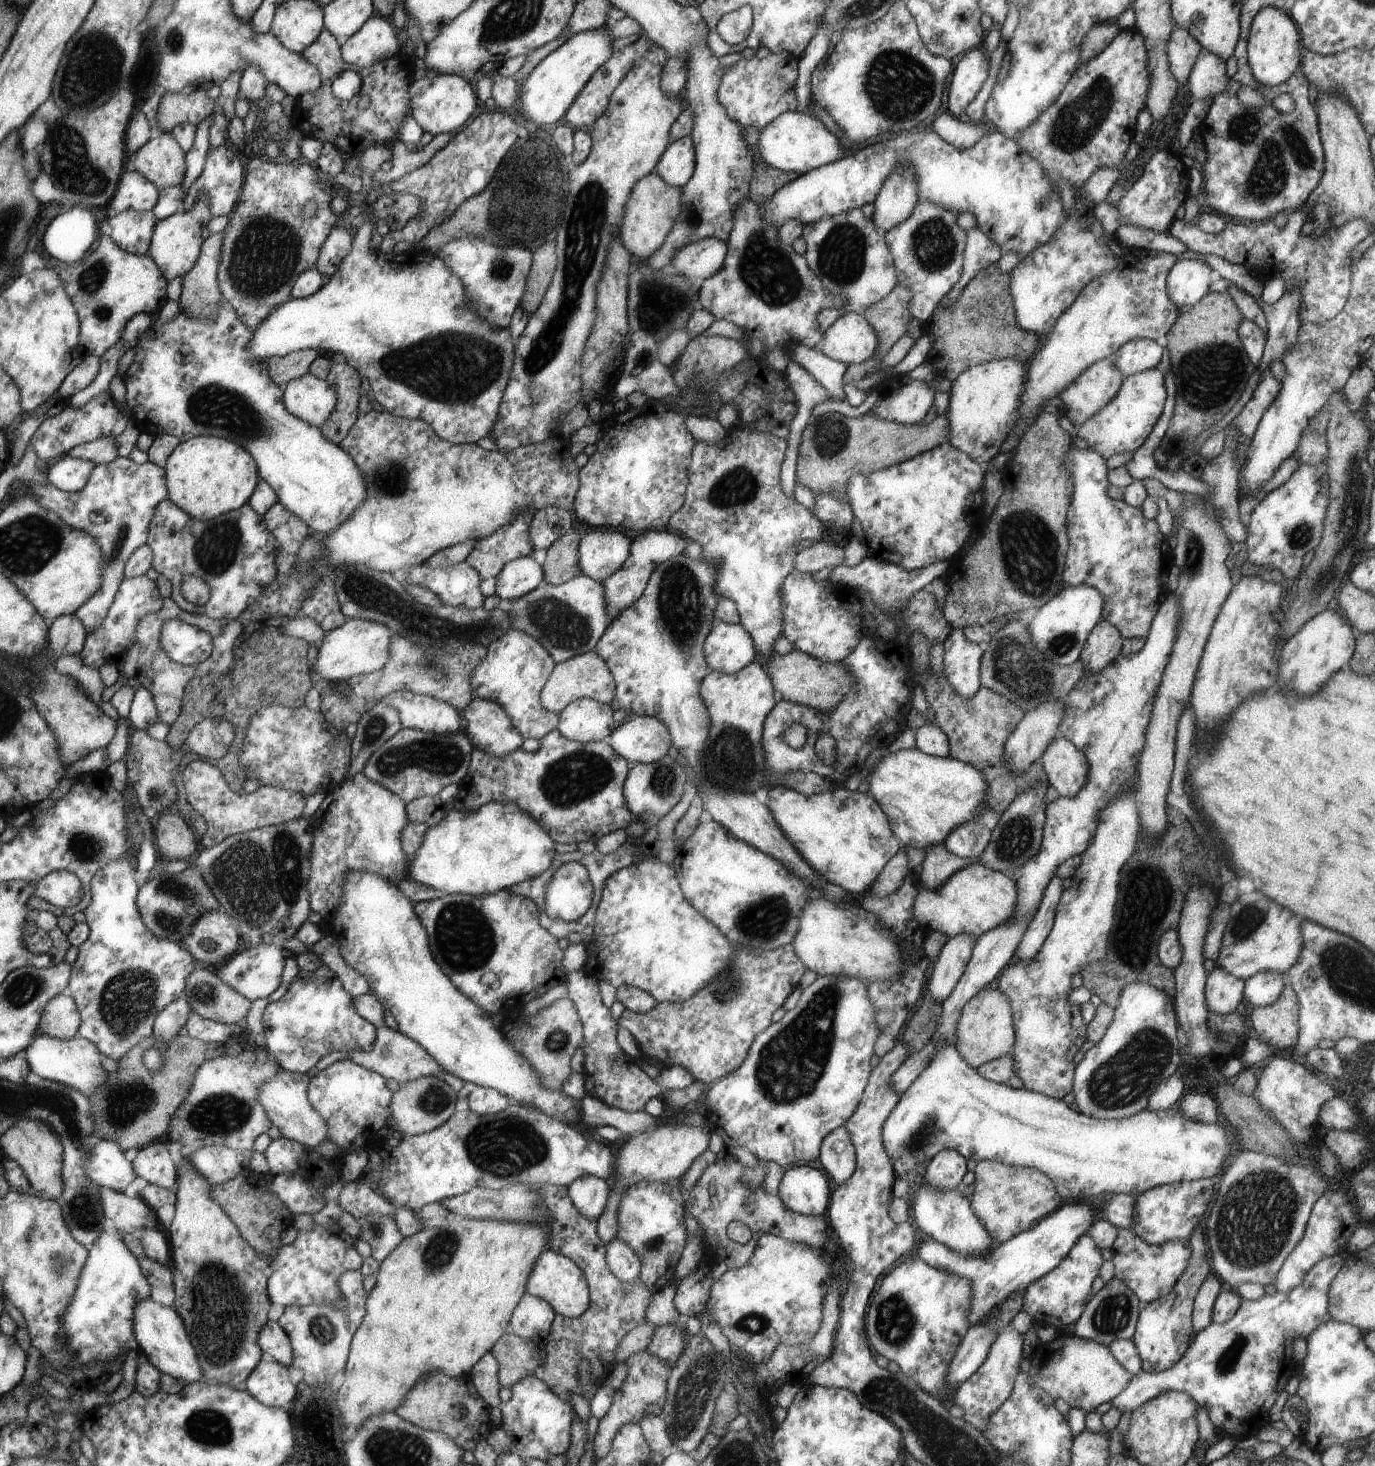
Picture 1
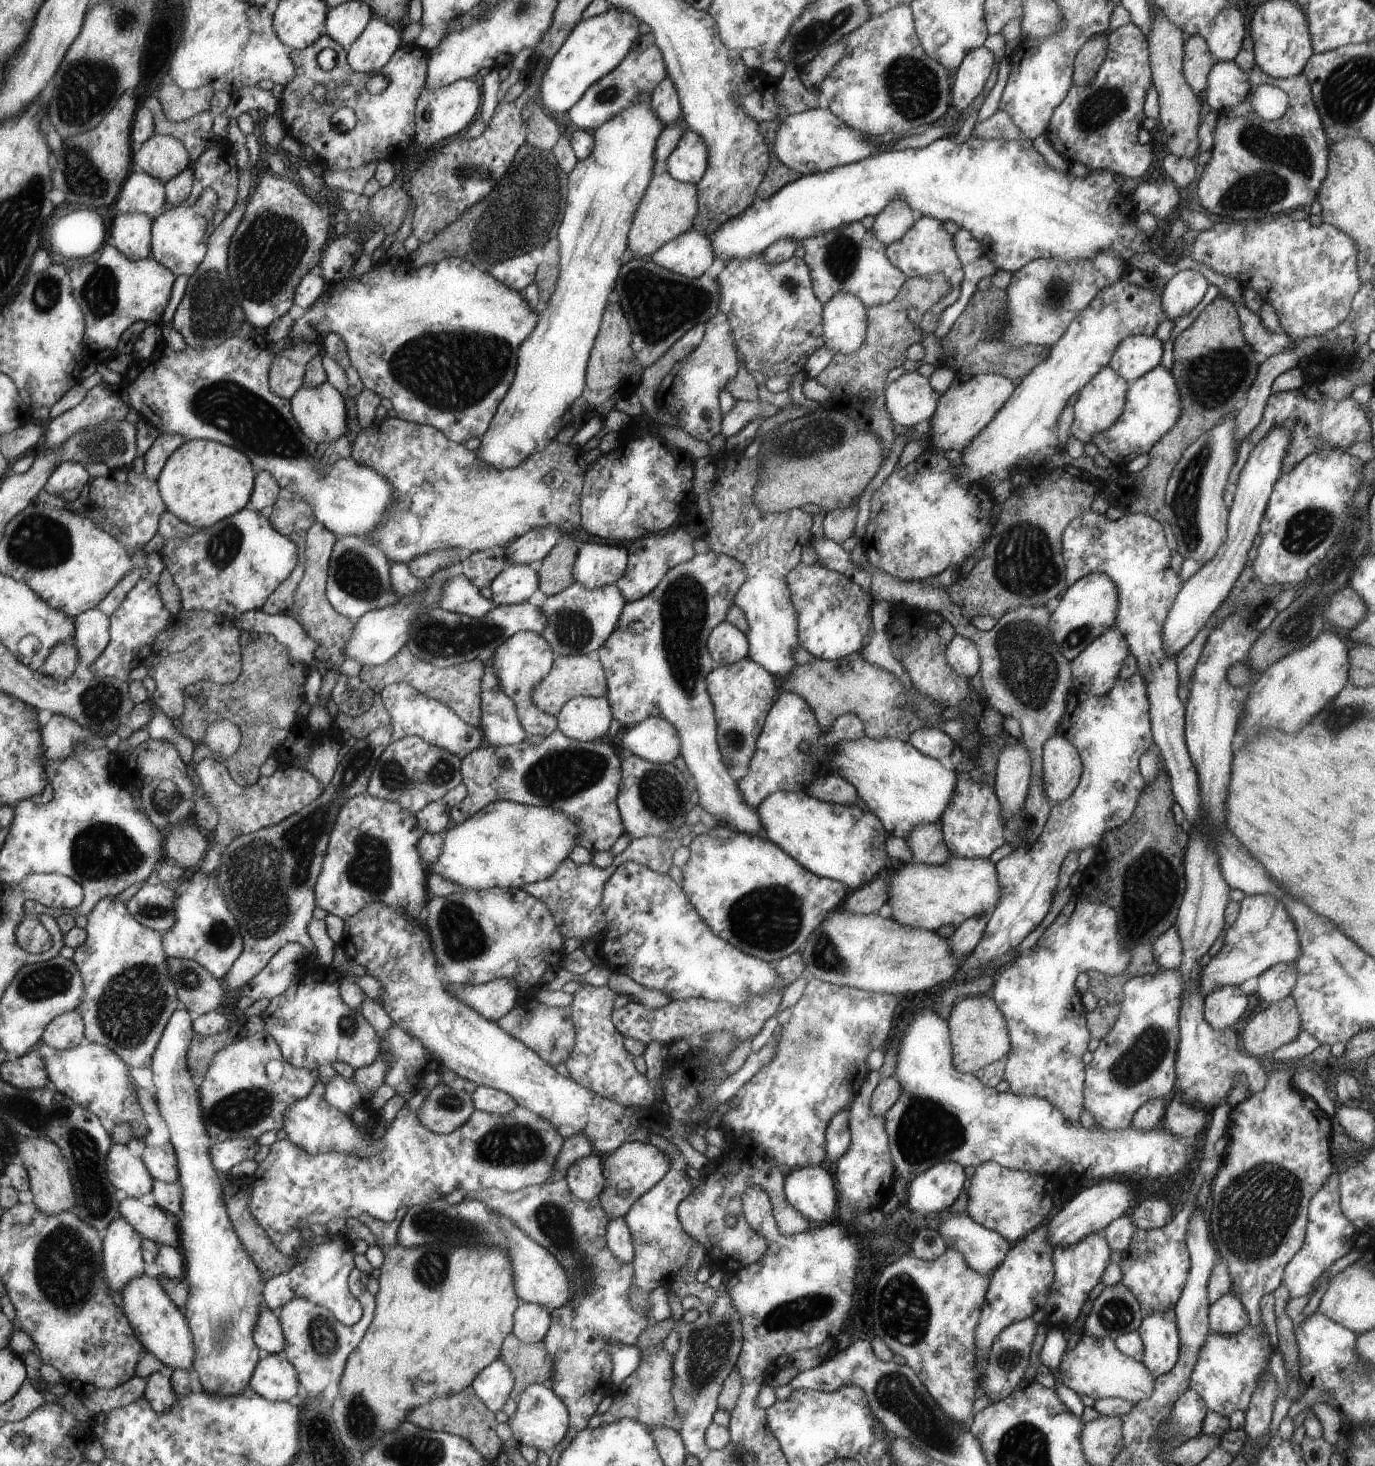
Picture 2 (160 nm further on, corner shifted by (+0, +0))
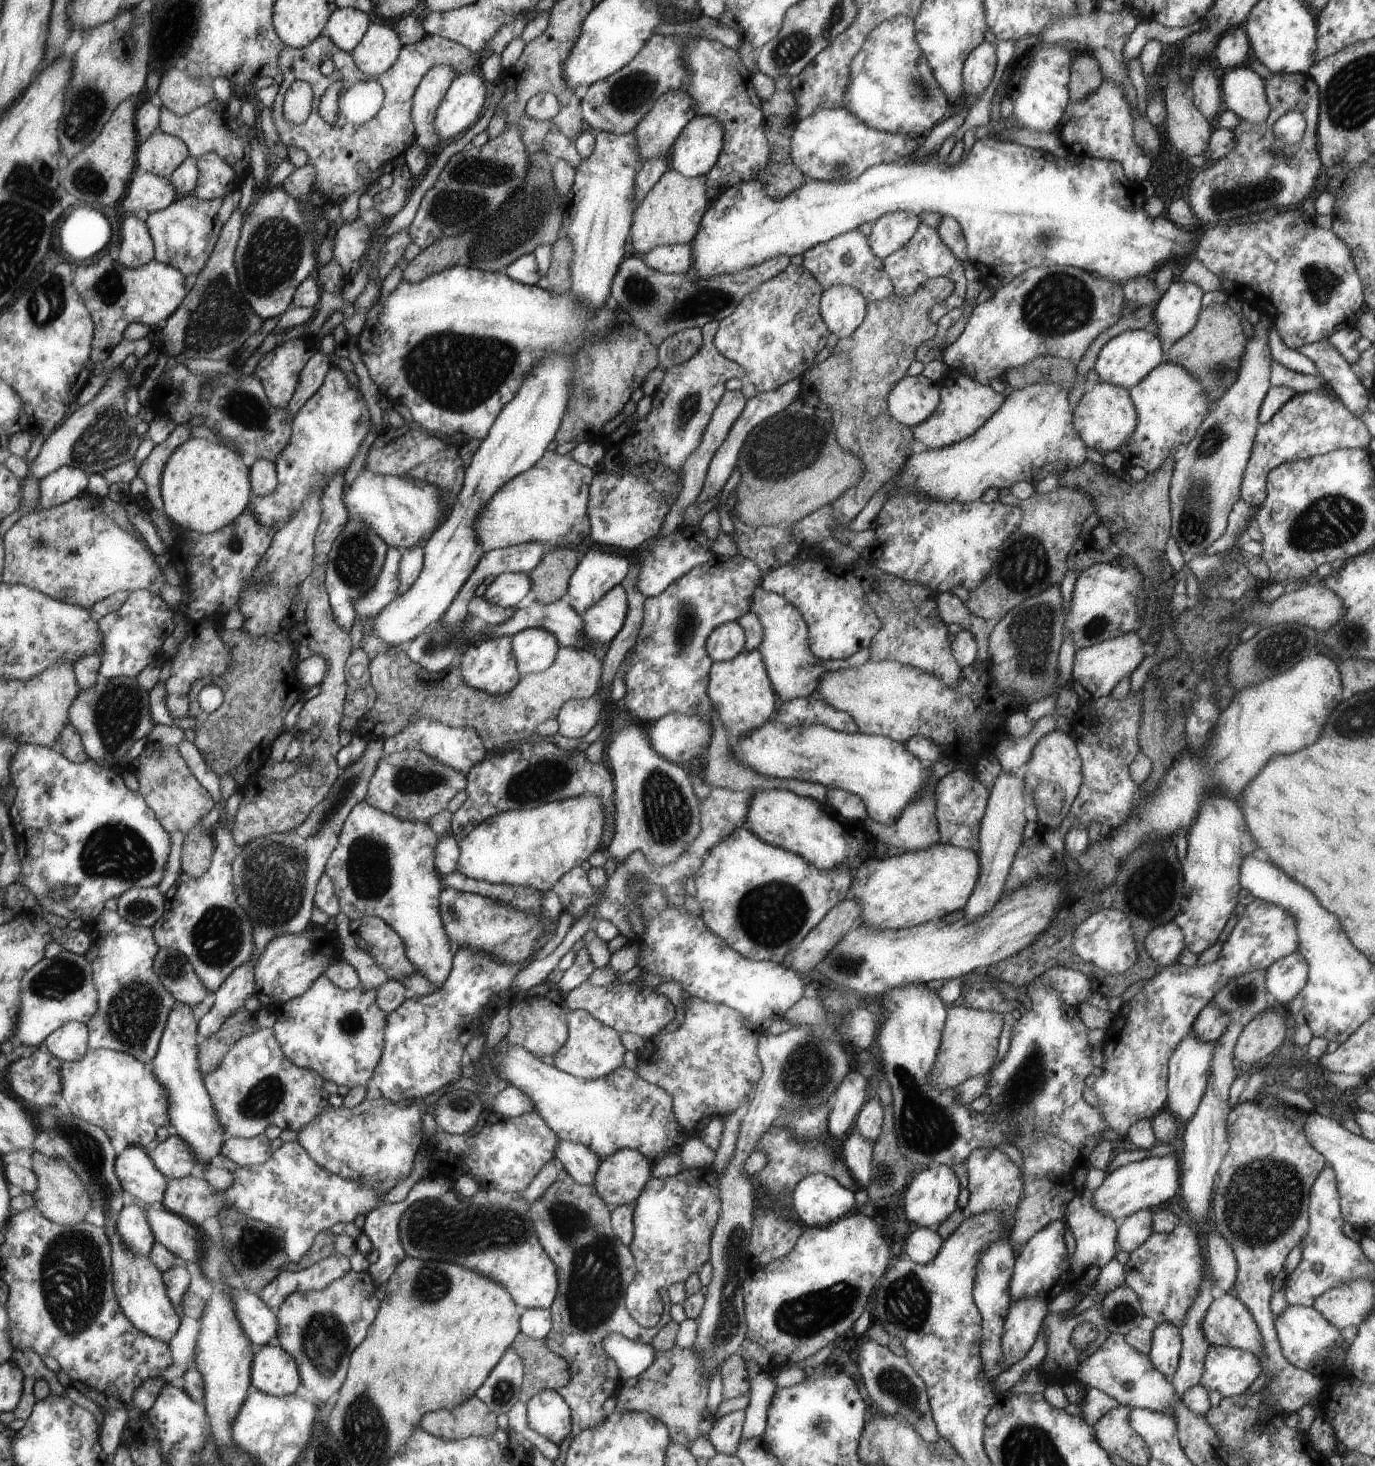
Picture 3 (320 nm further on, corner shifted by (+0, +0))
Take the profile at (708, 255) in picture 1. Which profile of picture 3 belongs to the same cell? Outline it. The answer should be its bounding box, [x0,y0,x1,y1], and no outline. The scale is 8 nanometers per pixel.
[641,245,694,275]

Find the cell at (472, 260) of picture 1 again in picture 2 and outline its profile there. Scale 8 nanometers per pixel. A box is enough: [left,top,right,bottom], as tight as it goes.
[488,253,538,292]

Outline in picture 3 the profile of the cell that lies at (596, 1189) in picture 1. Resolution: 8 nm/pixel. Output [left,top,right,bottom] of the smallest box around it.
[555,1140,600,1186]

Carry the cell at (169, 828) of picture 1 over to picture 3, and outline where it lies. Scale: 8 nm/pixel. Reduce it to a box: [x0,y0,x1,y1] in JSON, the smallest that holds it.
[181,827,215,878]

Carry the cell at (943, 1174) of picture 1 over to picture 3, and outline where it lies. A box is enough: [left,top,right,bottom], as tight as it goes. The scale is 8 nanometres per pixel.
[904,1165,960,1231]

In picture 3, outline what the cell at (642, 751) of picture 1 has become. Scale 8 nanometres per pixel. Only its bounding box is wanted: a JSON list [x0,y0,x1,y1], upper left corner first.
[648,714,712,764]

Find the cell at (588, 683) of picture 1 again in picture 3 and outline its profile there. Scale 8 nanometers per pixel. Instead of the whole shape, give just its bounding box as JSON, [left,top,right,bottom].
[356,647,603,753]

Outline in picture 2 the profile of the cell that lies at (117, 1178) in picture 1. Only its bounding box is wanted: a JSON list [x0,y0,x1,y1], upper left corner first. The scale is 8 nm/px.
[107,1143,155,1199]

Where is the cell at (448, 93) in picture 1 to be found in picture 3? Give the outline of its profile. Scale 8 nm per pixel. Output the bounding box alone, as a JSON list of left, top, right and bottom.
[435,73,486,140]

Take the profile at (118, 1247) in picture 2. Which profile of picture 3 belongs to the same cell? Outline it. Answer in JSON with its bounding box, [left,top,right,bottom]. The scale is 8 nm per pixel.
[117,1204,155,1255]

